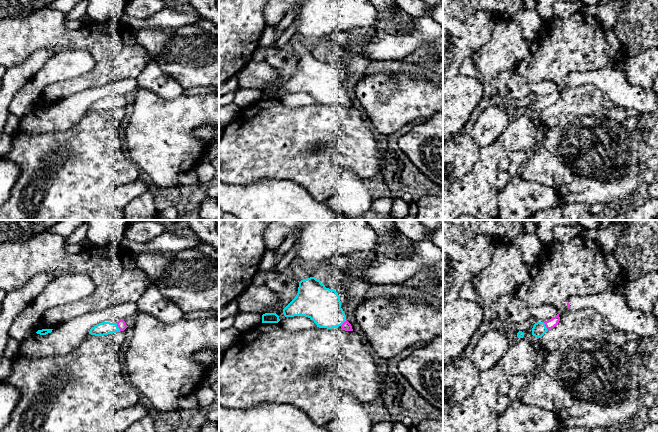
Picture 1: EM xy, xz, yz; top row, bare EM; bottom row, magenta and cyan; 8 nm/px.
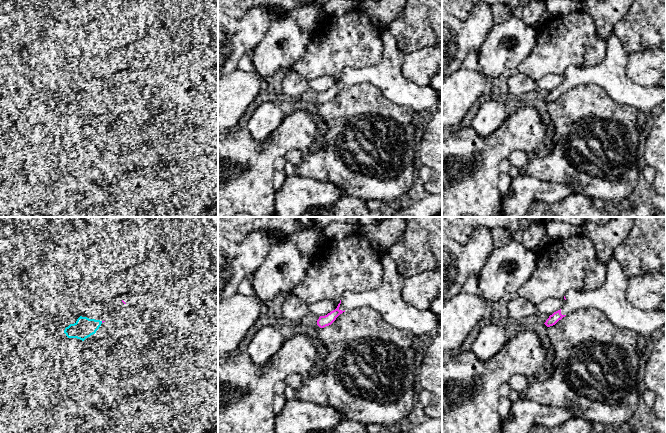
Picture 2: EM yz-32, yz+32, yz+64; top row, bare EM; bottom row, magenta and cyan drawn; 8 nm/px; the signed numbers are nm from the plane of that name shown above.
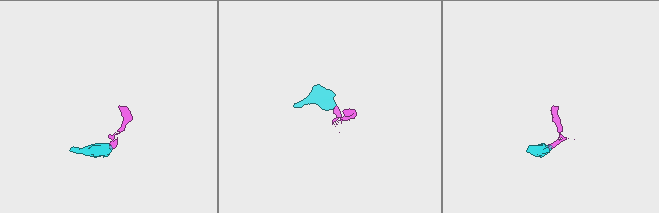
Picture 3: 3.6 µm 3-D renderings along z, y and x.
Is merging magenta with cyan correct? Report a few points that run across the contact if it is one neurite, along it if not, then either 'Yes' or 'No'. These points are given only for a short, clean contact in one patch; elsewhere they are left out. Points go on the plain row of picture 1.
Yes

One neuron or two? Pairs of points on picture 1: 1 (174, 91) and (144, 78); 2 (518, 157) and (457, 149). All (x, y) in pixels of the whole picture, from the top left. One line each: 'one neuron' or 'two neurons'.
1: one neuron
2: two neurons

